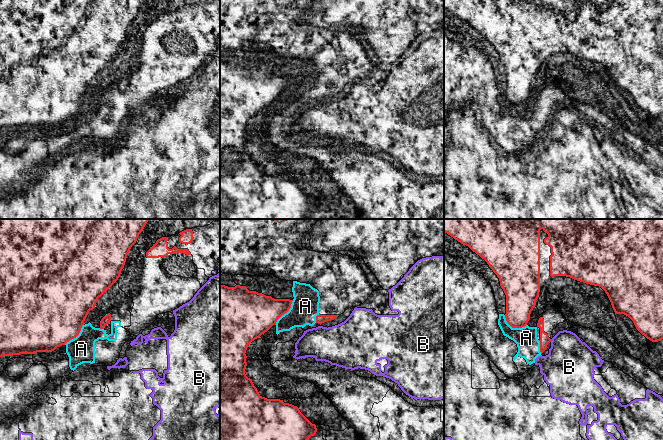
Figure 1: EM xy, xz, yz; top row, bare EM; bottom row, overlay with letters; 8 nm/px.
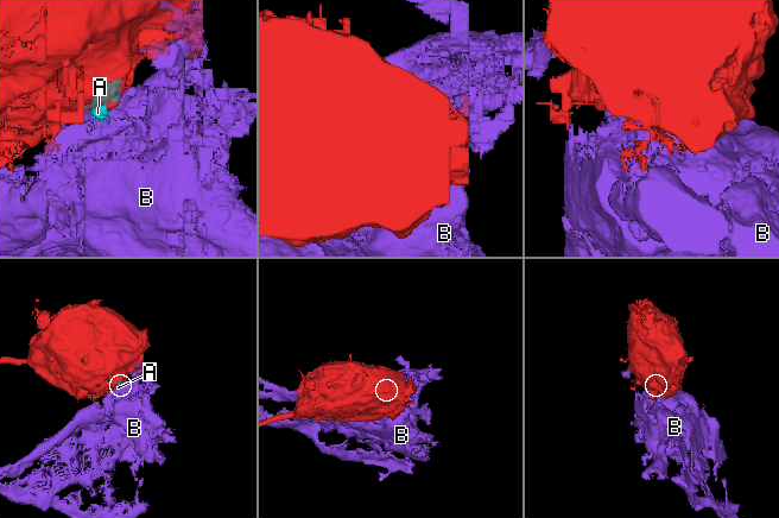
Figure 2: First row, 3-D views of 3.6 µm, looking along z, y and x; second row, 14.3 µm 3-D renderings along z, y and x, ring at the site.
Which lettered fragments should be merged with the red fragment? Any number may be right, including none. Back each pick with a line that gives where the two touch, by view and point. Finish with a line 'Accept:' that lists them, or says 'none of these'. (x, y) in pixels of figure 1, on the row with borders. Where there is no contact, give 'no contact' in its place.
A: meets red in yz at (513, 327)
Accept: A

